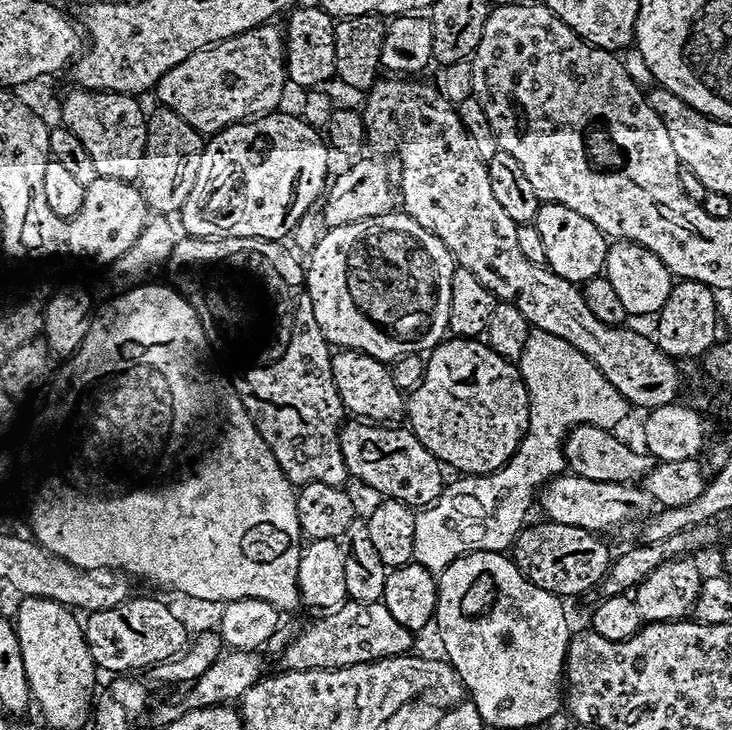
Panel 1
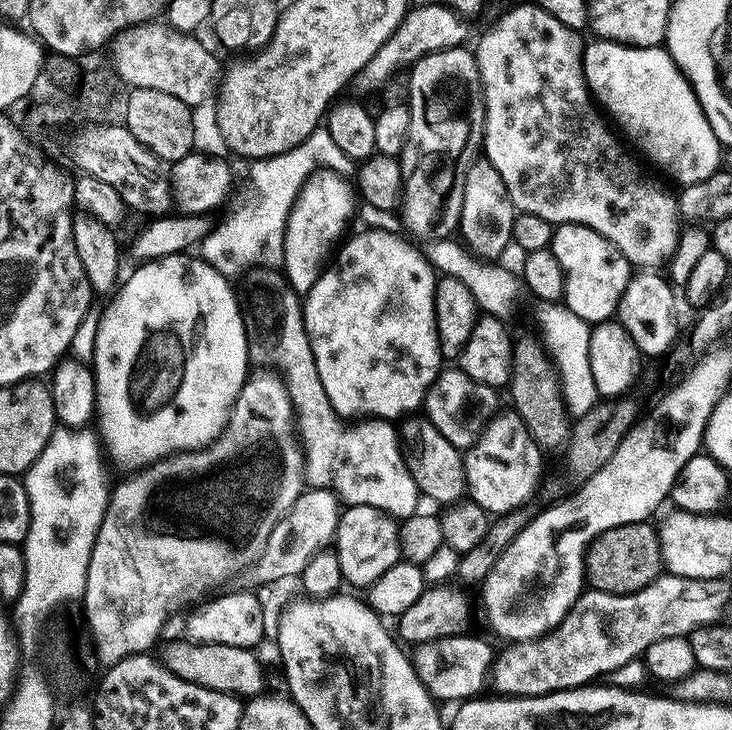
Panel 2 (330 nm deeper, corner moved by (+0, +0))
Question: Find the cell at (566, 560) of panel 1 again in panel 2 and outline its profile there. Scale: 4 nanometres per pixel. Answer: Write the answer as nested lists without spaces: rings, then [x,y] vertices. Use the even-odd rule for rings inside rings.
[[[651,523],[623,524],[606,530],[586,549],[584,570],[586,580],[593,589],[605,594],[630,595],[643,590],[658,580],[662,572],[660,537]]]

